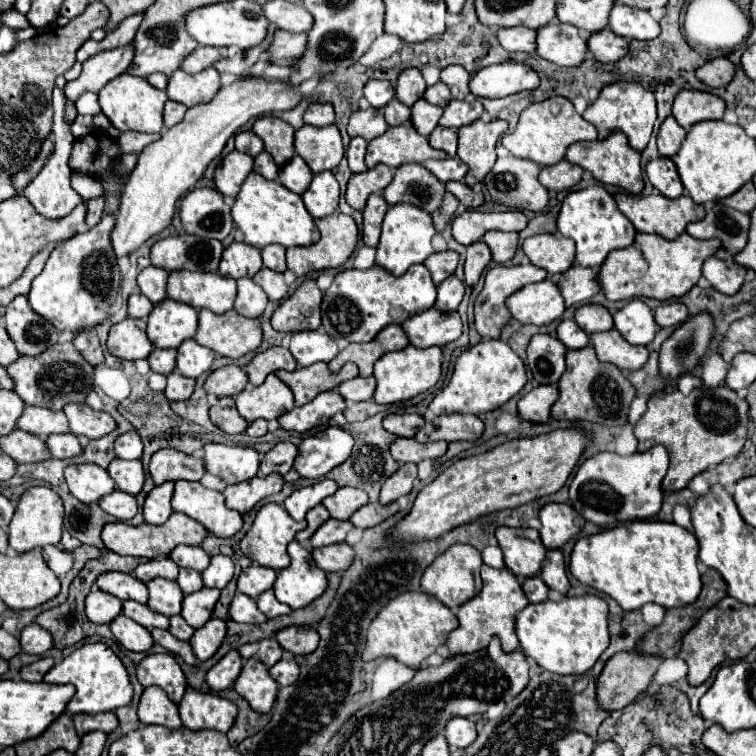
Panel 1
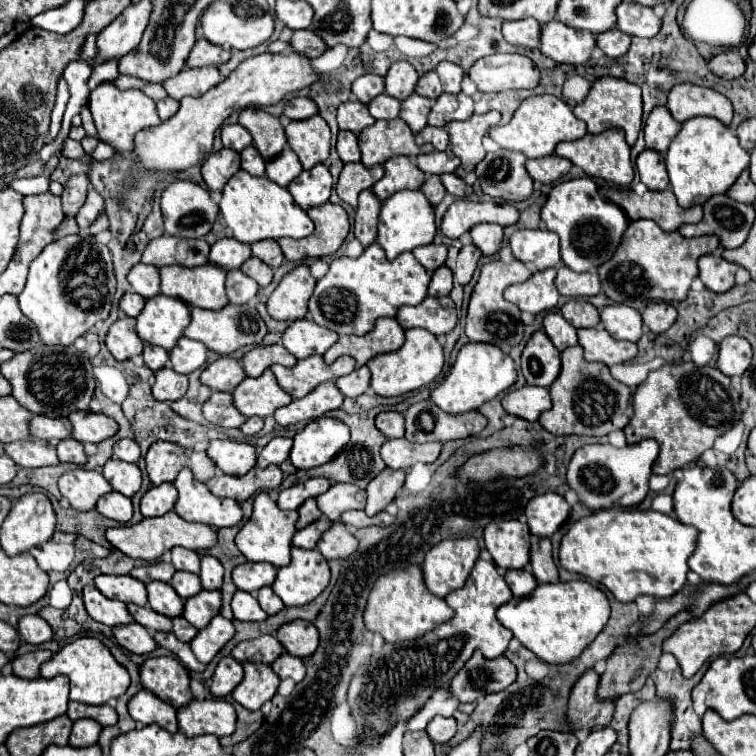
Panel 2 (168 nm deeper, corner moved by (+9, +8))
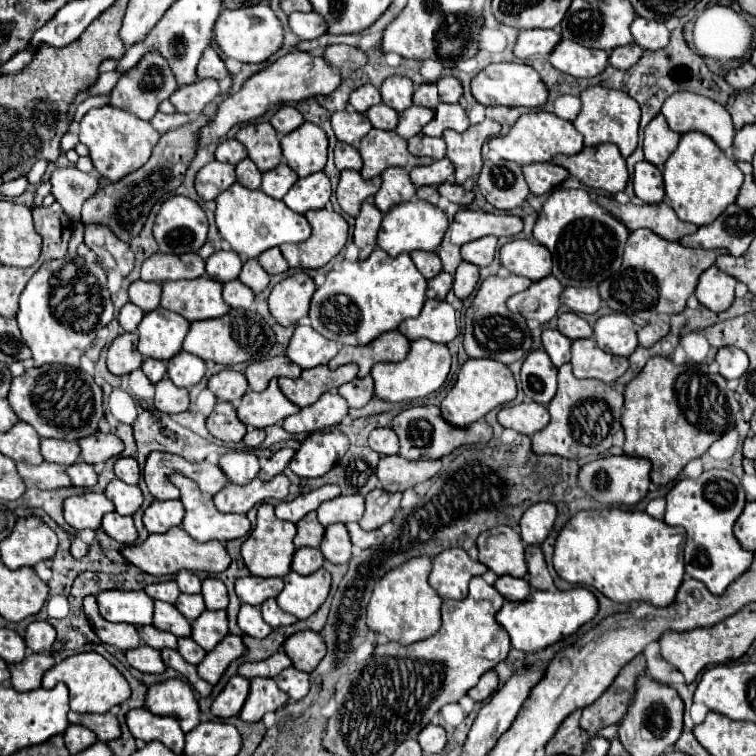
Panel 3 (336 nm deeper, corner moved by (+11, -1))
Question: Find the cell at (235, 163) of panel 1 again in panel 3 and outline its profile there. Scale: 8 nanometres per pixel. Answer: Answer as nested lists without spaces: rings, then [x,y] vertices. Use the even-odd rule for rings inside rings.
[[[213,160],[199,170],[195,178],[195,190],[201,200],[215,200],[233,182],[235,182],[235,166]]]

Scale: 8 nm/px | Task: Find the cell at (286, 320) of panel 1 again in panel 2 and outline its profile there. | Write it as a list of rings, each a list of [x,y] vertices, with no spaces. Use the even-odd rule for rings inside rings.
[[[297,265],[287,273],[267,301],[267,311],[273,319],[295,321],[307,315],[307,301],[315,289],[315,279],[307,265]]]

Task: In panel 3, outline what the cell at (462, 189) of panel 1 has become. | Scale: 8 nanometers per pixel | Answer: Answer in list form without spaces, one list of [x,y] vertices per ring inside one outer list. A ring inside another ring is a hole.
[[[453,180],[443,182],[441,186],[437,186],[437,190],[439,190],[441,196],[445,196],[447,200],[451,200],[455,204],[461,204],[461,206],[469,206],[473,202],[473,198],[475,198],[473,190],[465,190],[465,186],[455,184]]]

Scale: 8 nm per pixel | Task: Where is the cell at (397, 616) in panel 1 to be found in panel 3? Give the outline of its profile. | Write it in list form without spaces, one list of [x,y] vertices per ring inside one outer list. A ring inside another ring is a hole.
[[[411,558],[405,562],[405,566],[397,566],[389,570],[389,574],[385,574],[381,580],[377,580],[367,606],[367,626],[375,634],[385,634],[391,642],[405,646],[433,636],[441,626],[441,598],[427,582],[429,572],[429,558]]]

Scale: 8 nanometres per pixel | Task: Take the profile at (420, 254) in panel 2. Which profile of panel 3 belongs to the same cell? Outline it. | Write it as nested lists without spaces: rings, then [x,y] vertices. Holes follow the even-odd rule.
[[[415,250],[411,252],[411,258],[417,266],[417,270],[427,278],[431,280],[433,276],[437,276],[441,272],[441,260],[435,252],[423,252],[423,250]]]

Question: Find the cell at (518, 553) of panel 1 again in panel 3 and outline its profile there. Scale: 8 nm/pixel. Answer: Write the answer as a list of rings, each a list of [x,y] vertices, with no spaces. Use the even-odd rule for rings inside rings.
[[[497,526],[493,530],[485,530],[477,538],[477,548],[479,560],[497,576],[509,574],[515,578],[525,578],[525,546],[513,528]]]

